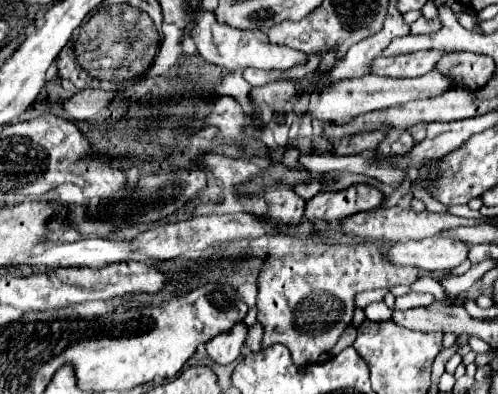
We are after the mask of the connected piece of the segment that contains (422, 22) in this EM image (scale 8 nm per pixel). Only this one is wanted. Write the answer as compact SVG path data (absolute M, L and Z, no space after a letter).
M420 18L420 20L416 20L410 28L412 28L412 34L432 34L432 32L436 32L438 28L442 28L442 22L440 22L440 18L434 18L434 20Z

